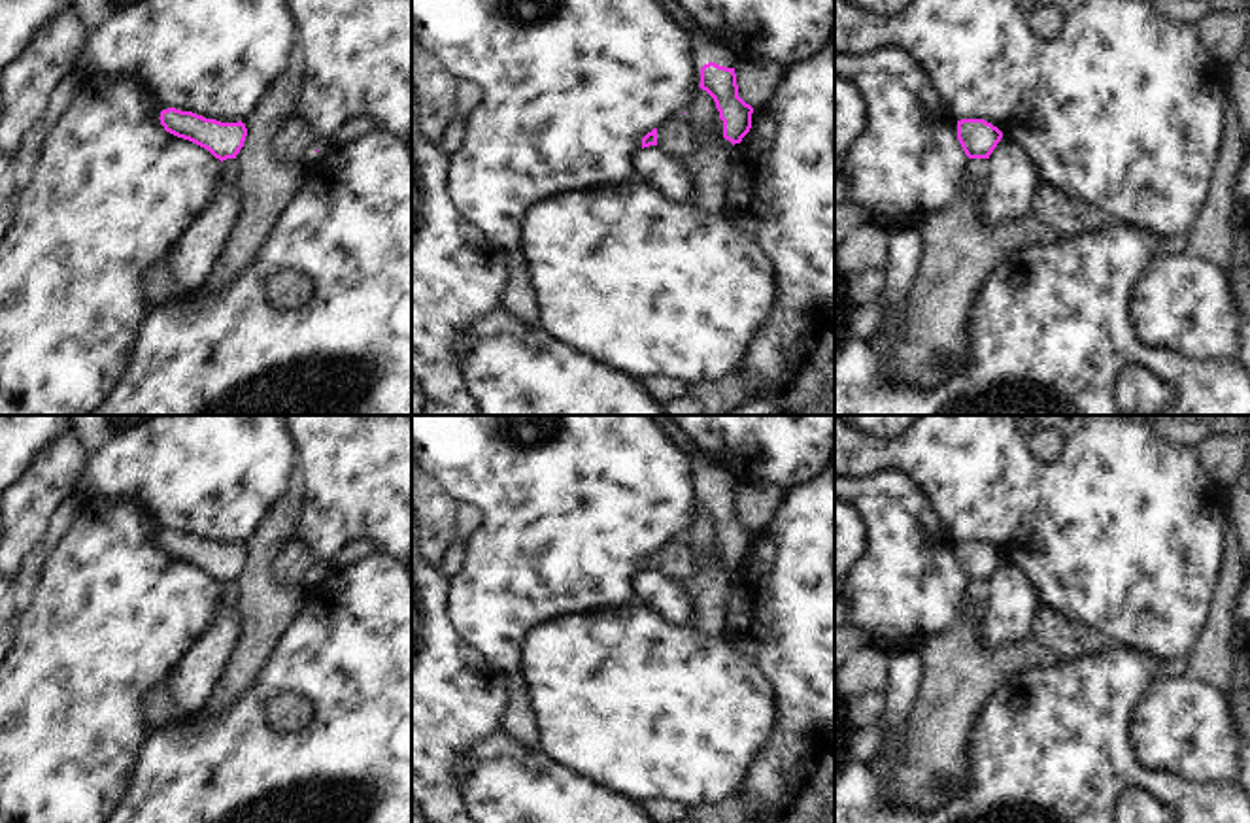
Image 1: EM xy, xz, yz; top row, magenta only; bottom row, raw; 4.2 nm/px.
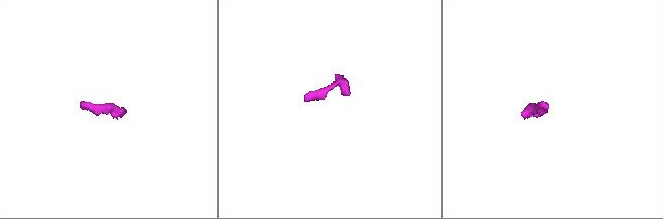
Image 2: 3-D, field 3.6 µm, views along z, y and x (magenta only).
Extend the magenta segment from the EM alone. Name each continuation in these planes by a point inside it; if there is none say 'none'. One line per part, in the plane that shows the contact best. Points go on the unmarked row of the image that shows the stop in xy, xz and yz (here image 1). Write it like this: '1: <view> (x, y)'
1: xz (703, 472)

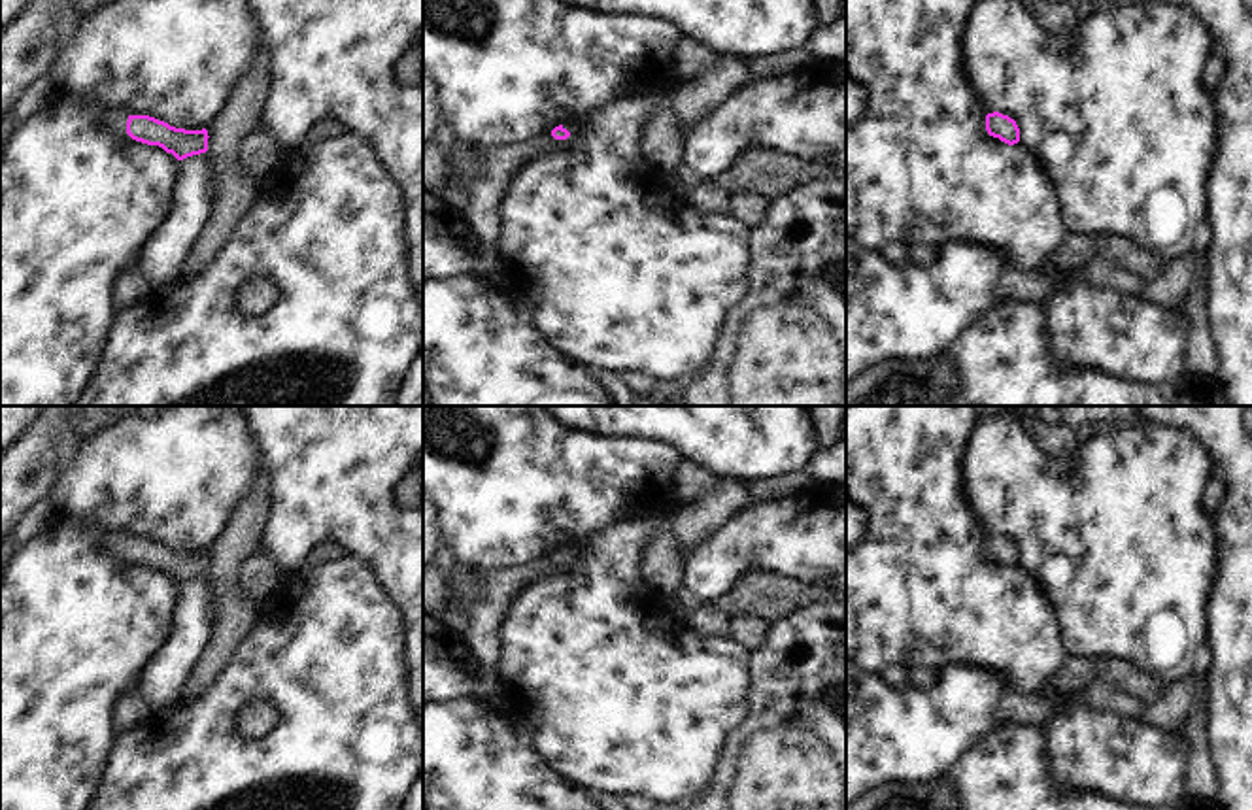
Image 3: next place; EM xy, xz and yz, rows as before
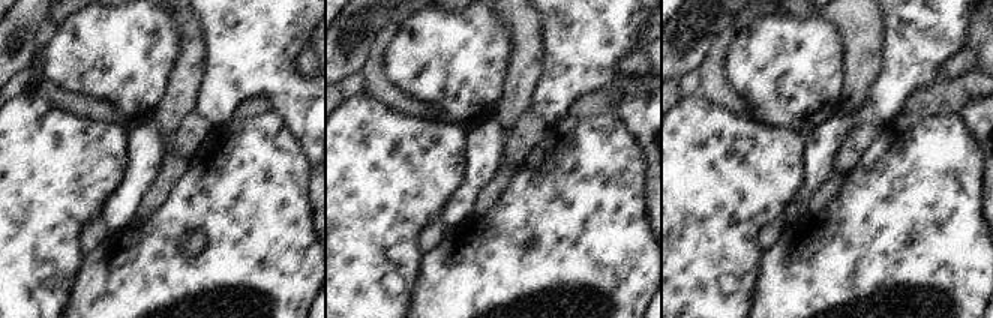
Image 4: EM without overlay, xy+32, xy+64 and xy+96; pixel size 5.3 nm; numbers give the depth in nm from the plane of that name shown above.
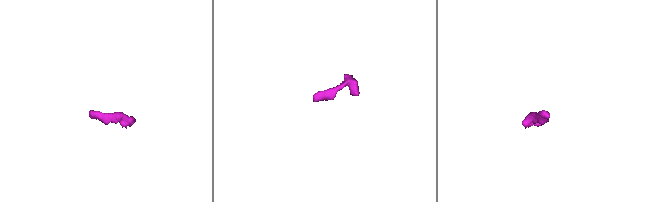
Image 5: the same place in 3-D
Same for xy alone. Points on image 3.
1: xy (116, 542)

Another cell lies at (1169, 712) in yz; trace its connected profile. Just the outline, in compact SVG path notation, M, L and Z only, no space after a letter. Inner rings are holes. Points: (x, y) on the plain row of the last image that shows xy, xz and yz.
M1207 667L1175 682L1173 685L1165 685L1161 699L1148 706L1142 721L1159 729L1178 731L1186 723L1197 699L1207 697L1205 674Z

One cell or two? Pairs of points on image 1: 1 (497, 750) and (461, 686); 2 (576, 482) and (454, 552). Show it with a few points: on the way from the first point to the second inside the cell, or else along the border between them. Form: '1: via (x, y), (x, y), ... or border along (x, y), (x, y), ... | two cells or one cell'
1: border along (499, 727), (465, 754), (459, 769) | two cells
2: border along (465, 542), (461, 567), (448, 580) | two cells

